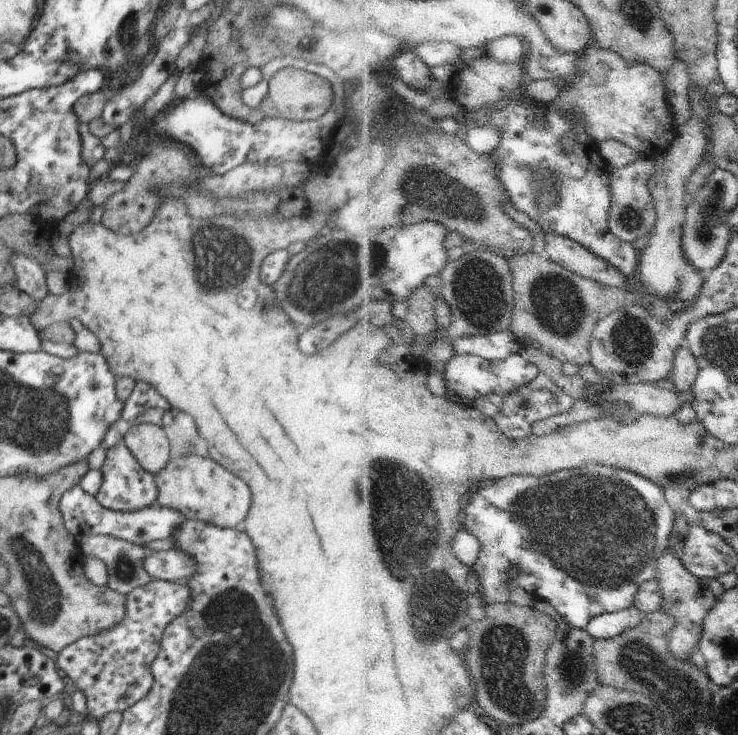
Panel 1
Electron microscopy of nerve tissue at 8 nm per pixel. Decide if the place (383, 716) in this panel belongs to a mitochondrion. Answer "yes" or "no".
no

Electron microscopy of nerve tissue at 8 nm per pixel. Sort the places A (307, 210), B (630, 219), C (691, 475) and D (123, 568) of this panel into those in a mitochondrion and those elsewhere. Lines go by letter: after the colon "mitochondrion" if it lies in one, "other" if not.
A: other
B: mitochondrion
C: mitochondrion
D: mitochondrion

